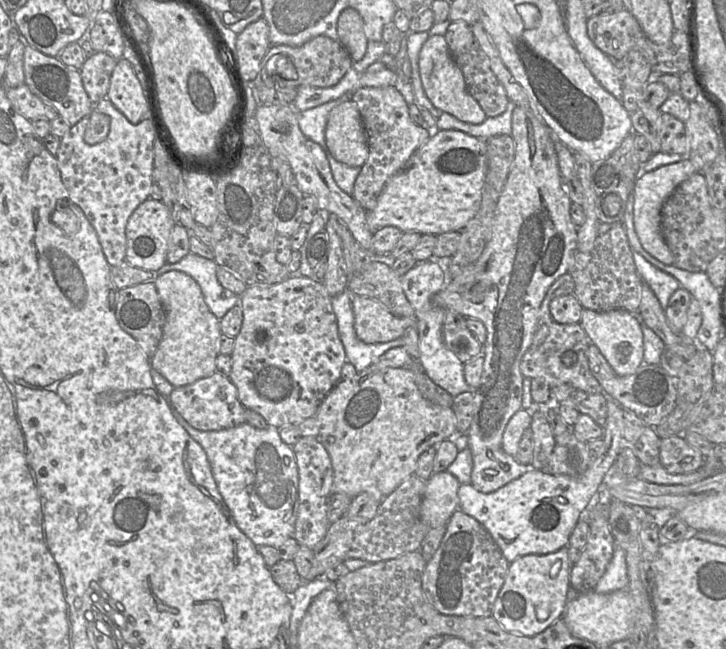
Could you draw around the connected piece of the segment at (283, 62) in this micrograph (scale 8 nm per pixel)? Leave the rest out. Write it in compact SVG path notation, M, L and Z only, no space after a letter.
M316 36L300 46L271 45L261 62L257 77L261 77L263 84L270 88L300 85L325 88L336 85L352 65L353 60L338 40Z

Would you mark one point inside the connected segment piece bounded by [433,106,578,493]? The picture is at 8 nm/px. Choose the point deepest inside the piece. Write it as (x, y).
(534, 240)

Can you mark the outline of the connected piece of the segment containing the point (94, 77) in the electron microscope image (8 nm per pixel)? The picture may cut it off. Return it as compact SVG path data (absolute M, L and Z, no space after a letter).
M94 52L83 63L80 74L83 87L94 104L106 98L117 60L105 52Z

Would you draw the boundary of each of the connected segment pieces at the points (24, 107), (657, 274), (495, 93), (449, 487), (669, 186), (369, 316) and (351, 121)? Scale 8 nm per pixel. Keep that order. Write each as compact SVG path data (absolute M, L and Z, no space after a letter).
M26 84L6 87L6 96L16 111L30 121L38 117L46 117L52 121L58 116L58 112L34 95Z
M632 250L632 257L638 275L651 288L665 311L670 297L681 287L679 281L670 274L656 268L634 250Z
M463 21L451 22L444 37L451 57L464 76L469 94L479 103L487 117L501 115L508 106L509 98L503 85L492 72L489 60L475 38L471 26Z
M447 471L434 473L426 482L420 506L420 519L428 529L446 525L458 509L458 488L456 477Z
M685 158L679 162L661 166L640 175L633 187L633 222L634 229L642 247L652 257L665 265L674 264L674 256L668 247L661 229L661 211L666 199L688 177L698 172L694 164Z
M354 295L352 308L356 335L366 344L396 340L415 322L395 316L379 301L364 296Z
M345 100L329 113L325 141L335 160L350 167L362 167L369 155L364 124L353 100Z

